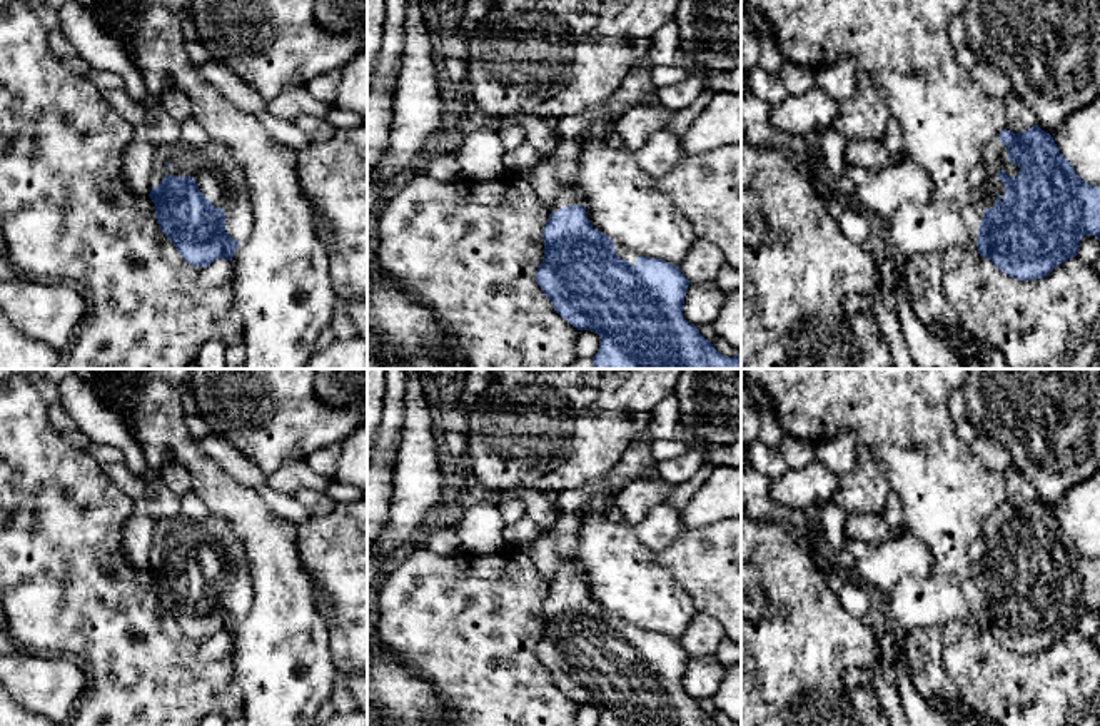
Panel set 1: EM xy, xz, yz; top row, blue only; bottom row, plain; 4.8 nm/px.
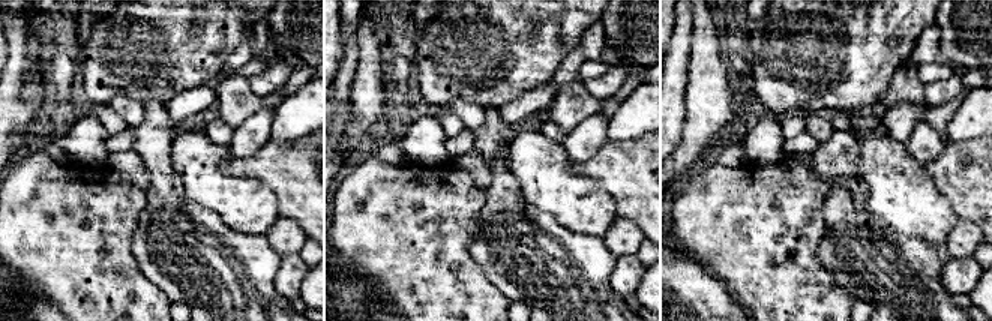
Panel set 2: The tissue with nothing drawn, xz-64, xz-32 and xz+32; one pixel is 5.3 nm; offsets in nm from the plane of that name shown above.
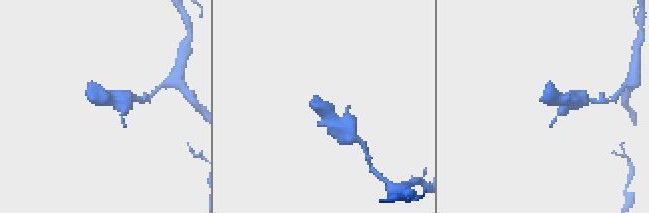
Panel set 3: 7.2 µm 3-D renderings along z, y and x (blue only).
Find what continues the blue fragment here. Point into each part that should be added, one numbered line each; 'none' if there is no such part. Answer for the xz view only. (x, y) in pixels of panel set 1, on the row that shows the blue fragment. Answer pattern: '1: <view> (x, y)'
1: xz (570, 196)

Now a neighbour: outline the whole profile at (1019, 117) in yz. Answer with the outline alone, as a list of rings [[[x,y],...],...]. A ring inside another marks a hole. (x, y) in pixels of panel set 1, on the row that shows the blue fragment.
[[[1012,90],[1003,100],[1007,130],[1020,134],[1037,125],[1033,112],[1025,105],[1017,92]]]

